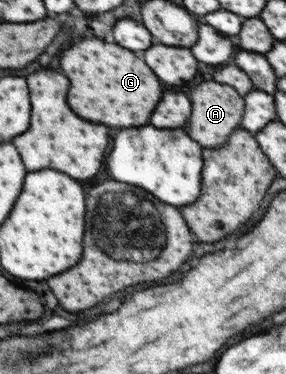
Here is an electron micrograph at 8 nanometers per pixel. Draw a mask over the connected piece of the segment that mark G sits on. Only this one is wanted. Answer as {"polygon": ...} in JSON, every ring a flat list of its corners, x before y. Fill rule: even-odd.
{"polygon":[[99,38,81,40,77,46,63,52,61,70,71,80,67,96,71,110,89,122,99,122,113,128,149,124,149,116,163,94,161,82,141,58,127,48,107,44]]}

